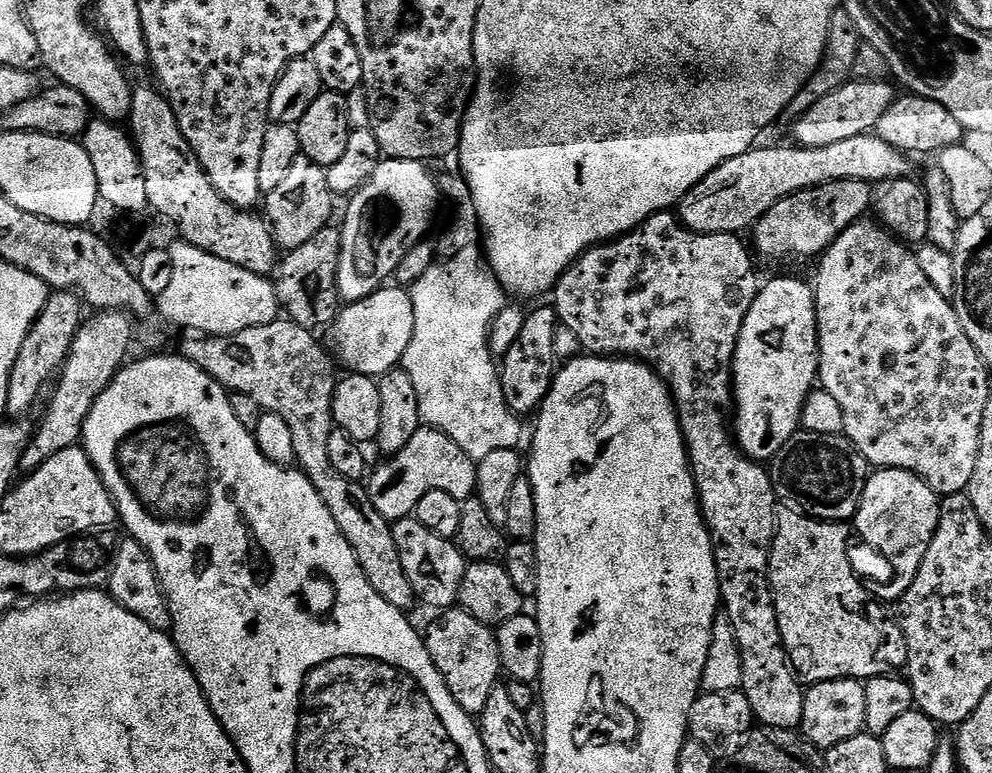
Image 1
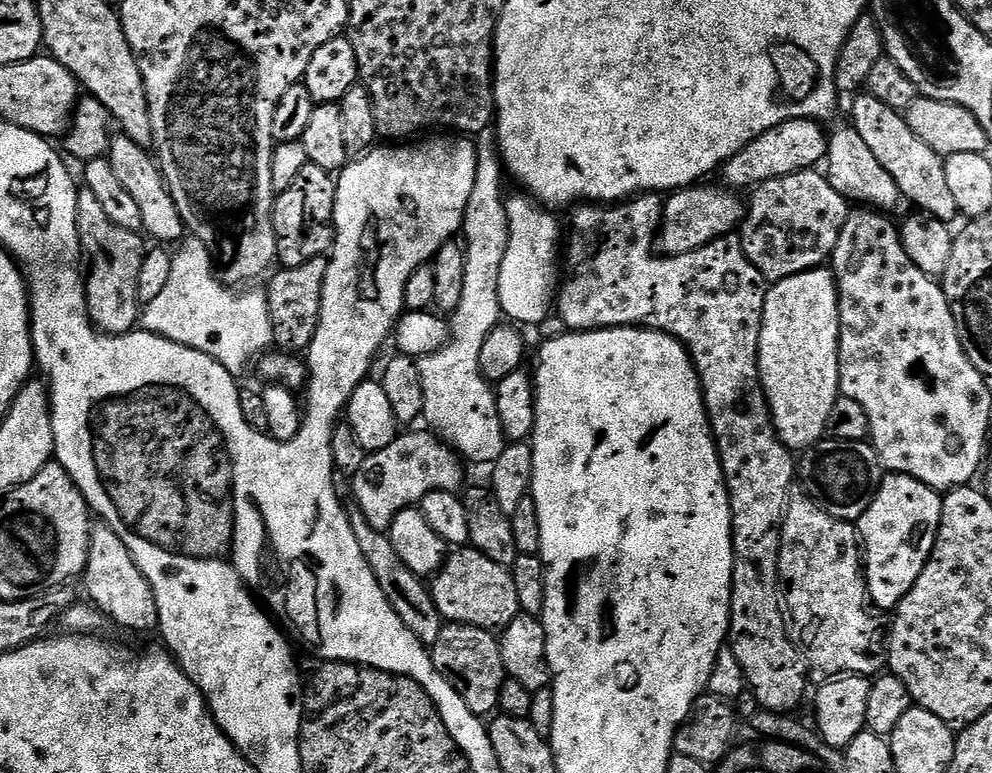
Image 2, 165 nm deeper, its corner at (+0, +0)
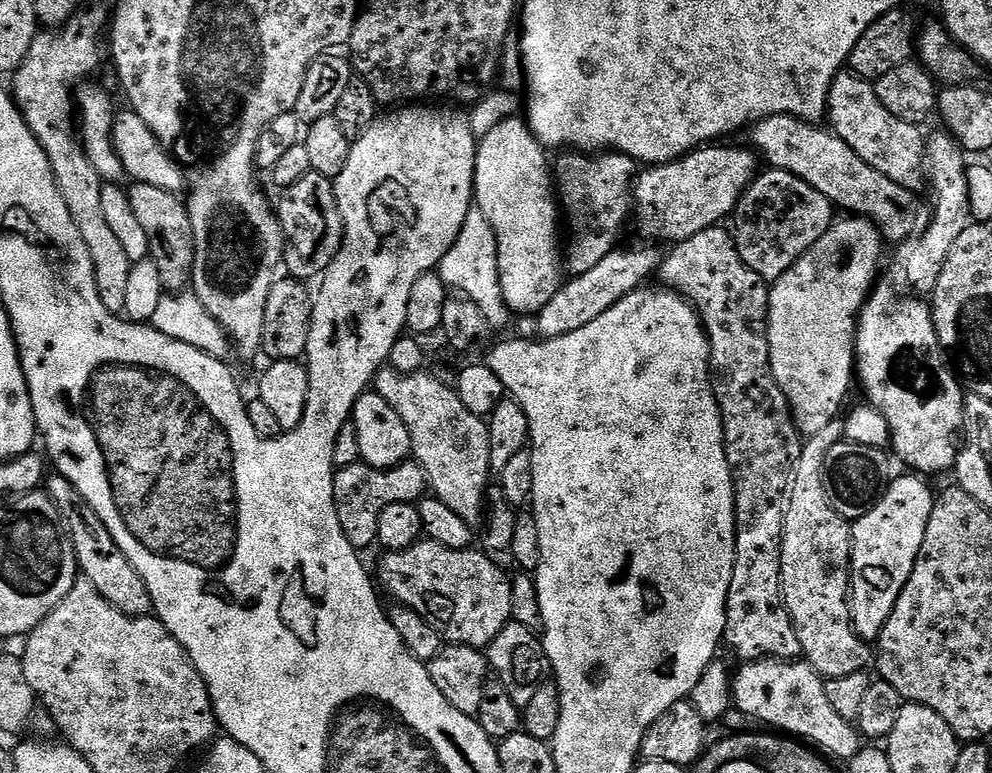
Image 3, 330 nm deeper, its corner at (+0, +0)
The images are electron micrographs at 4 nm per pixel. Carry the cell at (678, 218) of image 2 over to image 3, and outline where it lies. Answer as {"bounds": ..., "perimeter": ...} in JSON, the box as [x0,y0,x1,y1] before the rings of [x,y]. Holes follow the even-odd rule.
{"bounds":[535,246,662,340],"perimeter":[[[644,246],[648,248],[624,248],[606,254],[598,266],[586,270],[586,274],[572,276],[571,279],[560,287],[558,294],[546,302],[546,306],[535,317],[536,328],[545,340],[553,340],[559,336],[570,334],[574,330],[582,330],[582,326],[590,326],[594,318],[602,318],[610,306],[617,304],[626,294],[645,287],[651,276],[655,277],[660,271],[662,252],[659,247]],[[624,248],[624,249],[623,249]]]}

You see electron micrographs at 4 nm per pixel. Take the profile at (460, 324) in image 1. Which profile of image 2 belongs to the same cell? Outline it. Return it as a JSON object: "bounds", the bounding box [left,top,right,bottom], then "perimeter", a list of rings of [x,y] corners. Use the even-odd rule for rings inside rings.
{"bounds":[419,131,508,466],"perimeter":[[[495,131],[481,132],[475,141],[476,173],[474,174],[474,190],[470,194],[470,202],[466,202],[464,211],[464,227],[462,243],[466,254],[466,282],[462,286],[462,302],[458,310],[450,316],[450,339],[443,348],[434,354],[423,357],[419,361],[422,393],[425,395],[423,419],[428,419],[427,427],[434,430],[445,444],[451,446],[469,465],[485,464],[491,466],[502,454],[506,446],[502,422],[498,418],[498,410],[493,403],[494,396],[490,384],[480,372],[479,354],[487,335],[501,323],[502,313],[498,298],[498,272],[502,270],[502,258],[506,258],[508,245],[508,218],[504,214],[506,192],[500,189],[500,183],[506,180],[506,169],[500,159],[498,141]]]}

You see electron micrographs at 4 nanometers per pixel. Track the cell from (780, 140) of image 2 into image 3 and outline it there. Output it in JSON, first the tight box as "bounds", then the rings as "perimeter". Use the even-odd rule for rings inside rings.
{"bounds":[634,146,758,246],"perimeter":[[[705,146],[696,151],[672,160],[669,164],[648,166],[635,177],[634,180],[634,224],[640,227],[645,241],[669,240],[669,245],[675,246],[694,238],[694,234],[702,234],[702,230],[715,228],[721,222],[727,221],[736,209],[736,203],[742,194],[752,185],[758,175],[756,160],[758,156],[749,147],[720,148],[724,146]]]}

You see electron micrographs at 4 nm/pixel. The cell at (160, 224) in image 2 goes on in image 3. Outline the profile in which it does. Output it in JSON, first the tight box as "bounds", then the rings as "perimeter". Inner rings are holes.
{"bounds":[127,183,196,294],"perimeter":[[[133,183],[131,187],[127,189],[130,206],[134,209],[134,218],[138,218],[146,230],[146,238],[150,238],[150,258],[158,266],[165,293],[179,294],[189,287],[196,257],[188,205],[179,195],[158,190],[158,186]]]}

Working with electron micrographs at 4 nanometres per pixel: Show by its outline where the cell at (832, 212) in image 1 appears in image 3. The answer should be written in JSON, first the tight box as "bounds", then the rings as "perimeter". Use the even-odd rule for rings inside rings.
{"bounds":[730,168,834,282],"perimeter":[[[781,168],[761,171],[736,203],[730,217],[732,241],[742,262],[763,280],[774,282],[794,266],[830,230],[834,223],[834,206],[826,194],[818,194],[814,186]]]}

